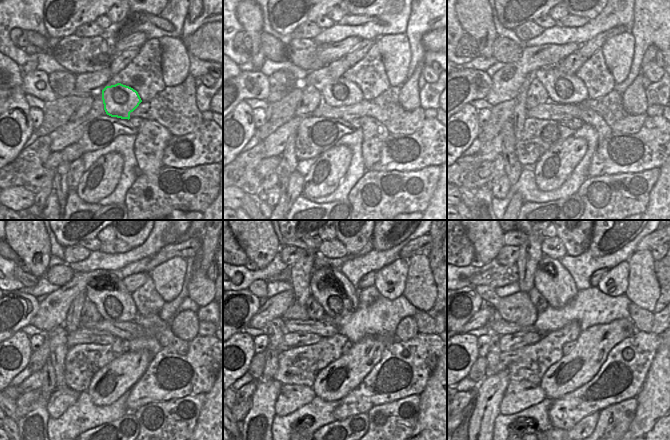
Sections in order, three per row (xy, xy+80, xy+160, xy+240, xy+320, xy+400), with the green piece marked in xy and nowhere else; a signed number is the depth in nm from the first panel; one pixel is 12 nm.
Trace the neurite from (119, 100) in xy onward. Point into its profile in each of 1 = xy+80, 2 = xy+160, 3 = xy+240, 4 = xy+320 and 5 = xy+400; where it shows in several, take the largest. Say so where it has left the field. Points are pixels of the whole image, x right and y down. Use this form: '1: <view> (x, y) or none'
1: xy+80 (339, 92)
2: xy+160 (561, 88)
3: xy+240 (115, 304)
4: xy+320 (338, 297)
5: xy+400 (551, 279)

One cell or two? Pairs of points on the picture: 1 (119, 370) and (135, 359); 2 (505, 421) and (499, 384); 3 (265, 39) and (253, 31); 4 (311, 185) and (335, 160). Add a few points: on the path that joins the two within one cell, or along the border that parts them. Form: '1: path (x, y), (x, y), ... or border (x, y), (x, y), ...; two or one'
1: path (123, 370), (131, 363); one
2: border (499, 413), (495, 418), (493, 429); two
3: border (262, 32), (260, 43), (266, 57); two
4: path (319, 183), (329, 168); one

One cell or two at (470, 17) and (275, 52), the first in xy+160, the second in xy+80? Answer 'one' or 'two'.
two

